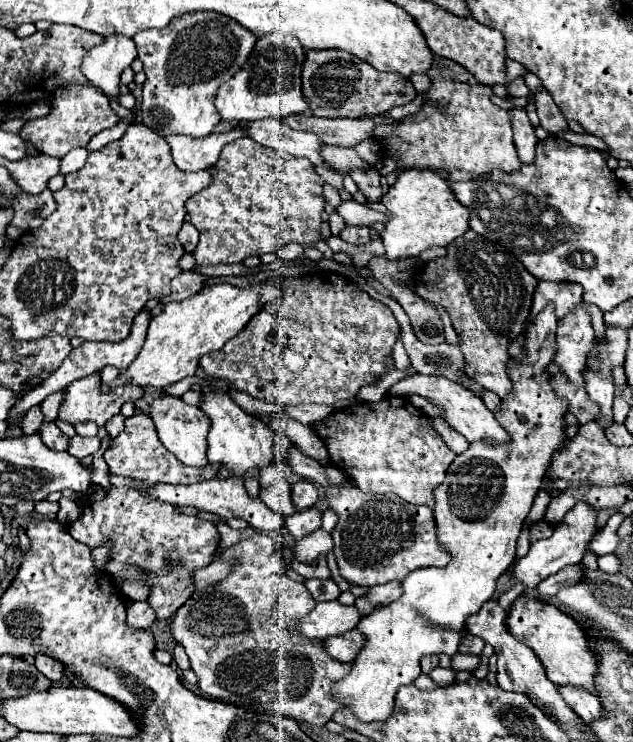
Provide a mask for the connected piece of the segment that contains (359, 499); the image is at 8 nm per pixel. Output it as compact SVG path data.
M335 466L325 468L329 486L325 500L339 516L331 536L335 542L335 558L339 560L339 574L355 586L375 586L393 580L405 580L409 572L423 566L445 566L449 552L437 542L437 524L429 506L415 506L393 494L365 494Z

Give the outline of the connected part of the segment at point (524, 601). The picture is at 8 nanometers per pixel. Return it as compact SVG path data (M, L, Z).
M519 596L513 602L505 622L509 626L509 632L537 654L553 684L583 688L597 696L595 674L597 674L599 658L591 646L589 636L579 626L579 622L575 622L571 616L561 612L553 604L545 604L537 598L527 598L527 596Z

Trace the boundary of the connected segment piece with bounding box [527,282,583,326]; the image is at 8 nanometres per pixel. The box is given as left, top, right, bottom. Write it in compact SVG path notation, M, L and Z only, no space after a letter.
M539 282L535 296L533 296L533 308L529 314L529 326L537 318L537 314L547 306L555 304L557 320L563 320L575 306L581 304L581 286L569 284L569 282Z

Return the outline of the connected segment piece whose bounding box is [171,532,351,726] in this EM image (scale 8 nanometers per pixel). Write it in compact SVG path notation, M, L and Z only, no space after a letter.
M255 532L225 550L221 558L239 560L237 568L217 586L193 594L171 620L171 632L185 646L207 698L325 726L341 706L327 698L331 686L351 672L351 664L329 658L323 642L307 640L291 630L297 618L313 610L315 600L303 584L287 576L281 550L276 548L271 536Z

